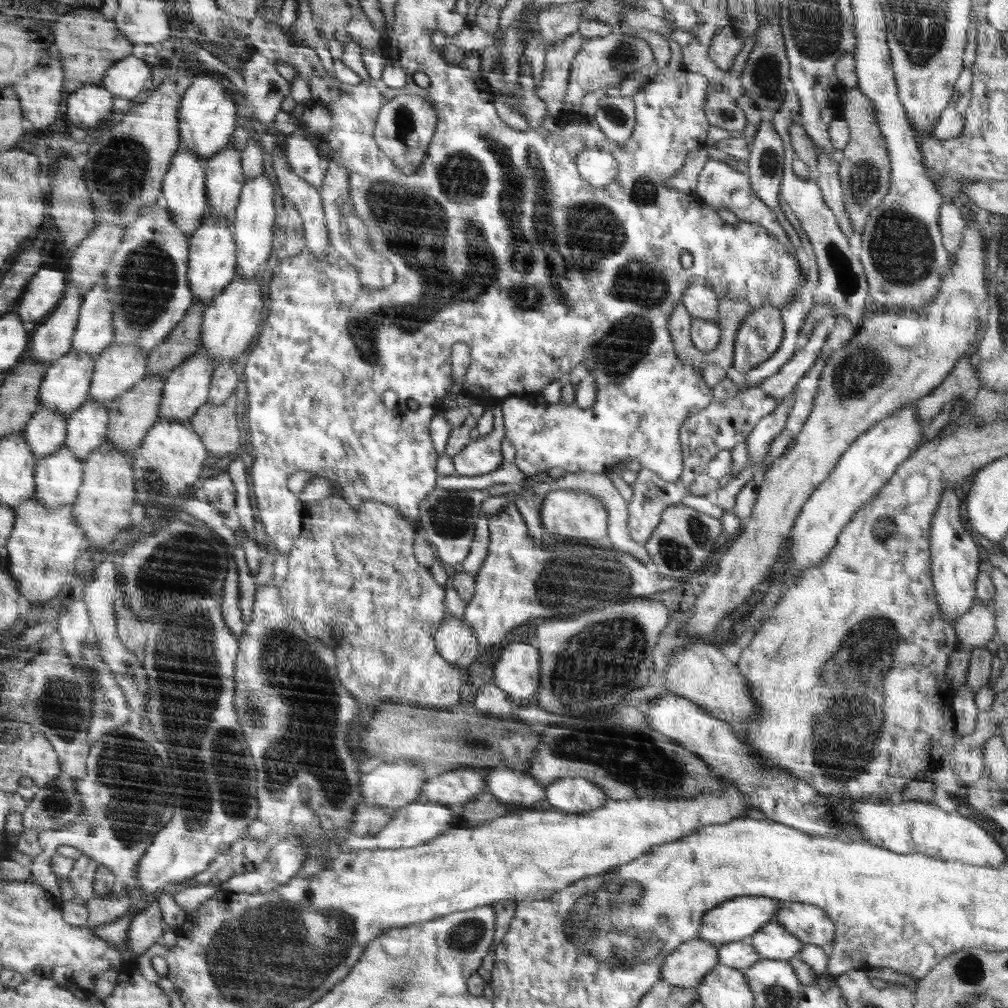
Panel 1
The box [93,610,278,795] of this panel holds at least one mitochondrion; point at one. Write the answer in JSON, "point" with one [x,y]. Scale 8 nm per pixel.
{"point":[106,708]}

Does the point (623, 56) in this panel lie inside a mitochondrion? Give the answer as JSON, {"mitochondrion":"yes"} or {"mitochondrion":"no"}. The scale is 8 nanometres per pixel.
{"mitochondrion":"yes"}

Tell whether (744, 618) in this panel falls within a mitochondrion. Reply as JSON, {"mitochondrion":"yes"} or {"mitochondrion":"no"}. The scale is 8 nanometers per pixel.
{"mitochondrion":"no"}

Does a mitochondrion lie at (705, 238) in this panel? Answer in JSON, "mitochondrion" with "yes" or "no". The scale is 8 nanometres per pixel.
{"mitochondrion":"no"}

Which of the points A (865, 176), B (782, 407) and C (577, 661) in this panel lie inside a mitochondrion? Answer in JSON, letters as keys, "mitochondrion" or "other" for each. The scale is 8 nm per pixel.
{"A":"mitochondrion","B":"other","C":"mitochondrion"}

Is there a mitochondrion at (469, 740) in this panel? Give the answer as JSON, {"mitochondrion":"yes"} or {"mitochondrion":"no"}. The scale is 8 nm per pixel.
{"mitochondrion":"yes"}

